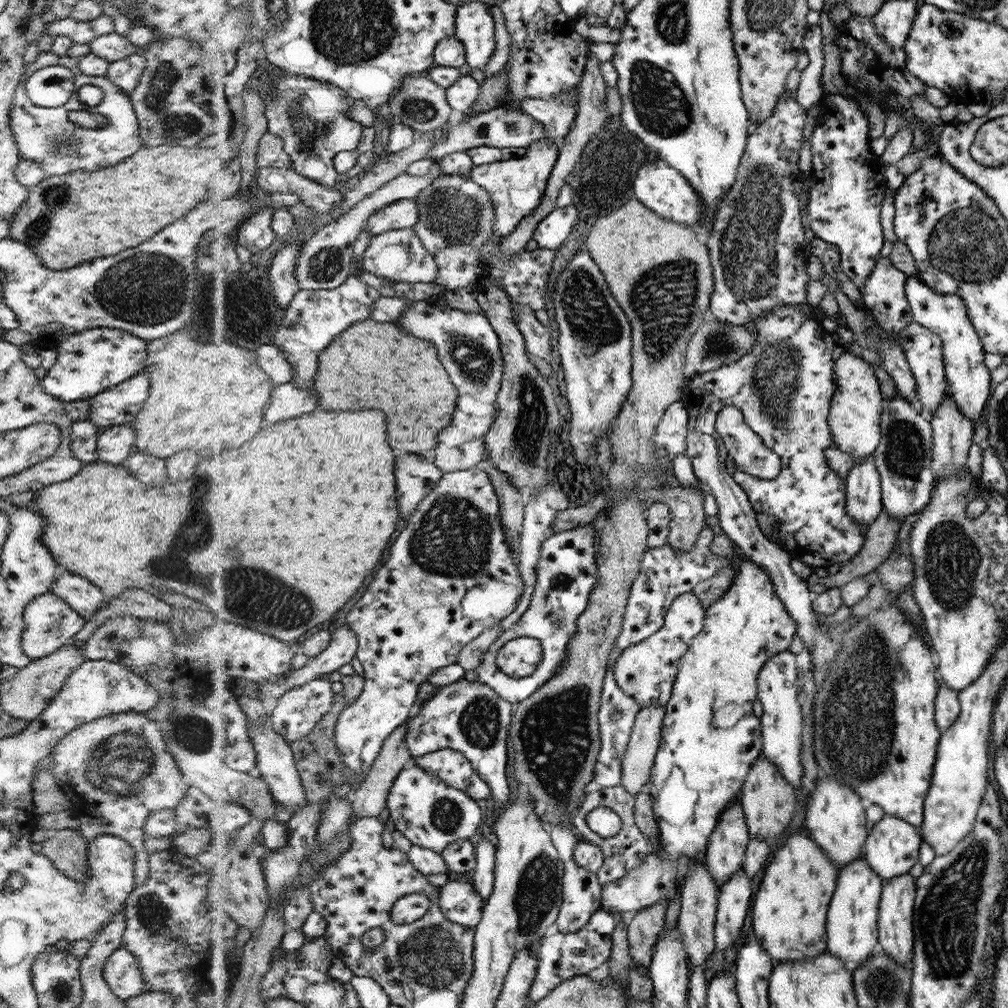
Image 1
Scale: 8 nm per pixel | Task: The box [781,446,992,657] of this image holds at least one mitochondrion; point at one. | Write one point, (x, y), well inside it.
(951, 559)

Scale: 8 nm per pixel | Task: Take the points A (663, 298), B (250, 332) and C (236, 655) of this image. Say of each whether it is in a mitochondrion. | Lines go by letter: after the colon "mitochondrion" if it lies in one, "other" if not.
A: mitochondrion
B: other
C: other

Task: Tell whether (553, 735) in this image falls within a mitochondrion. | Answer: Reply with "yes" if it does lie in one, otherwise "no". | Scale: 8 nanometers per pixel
yes

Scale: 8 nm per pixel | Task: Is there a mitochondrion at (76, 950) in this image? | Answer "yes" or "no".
no

